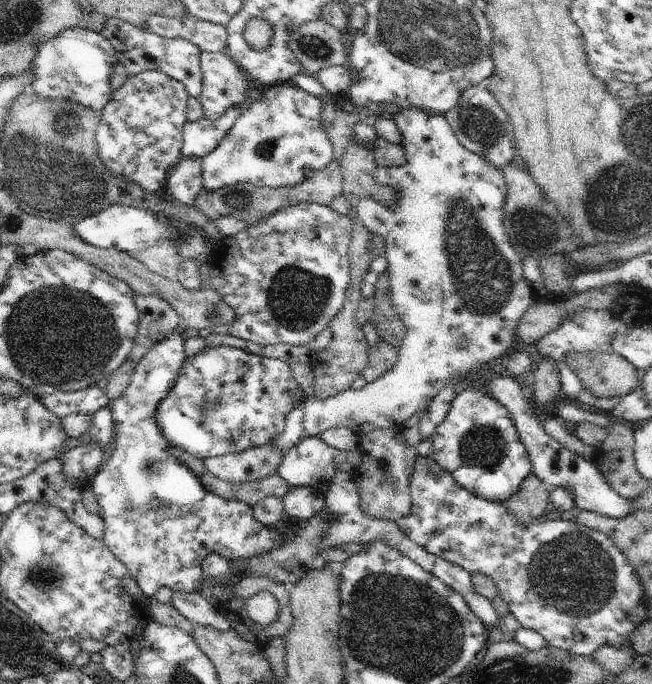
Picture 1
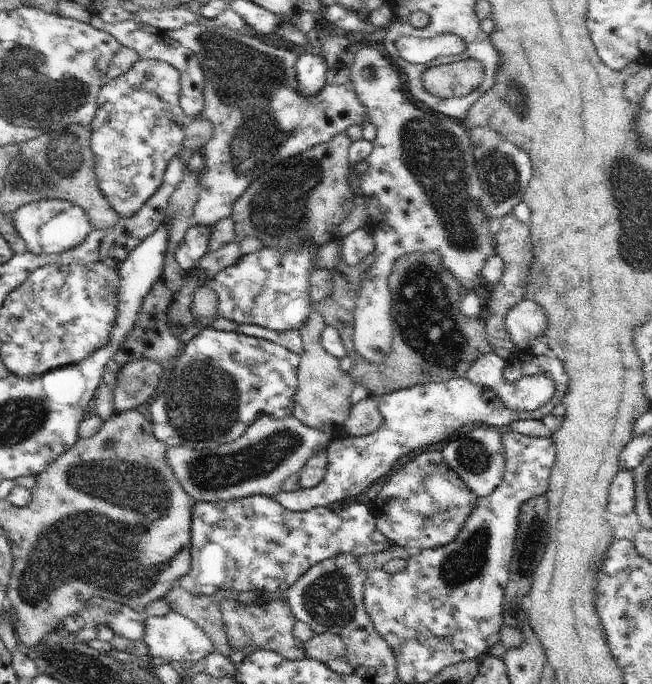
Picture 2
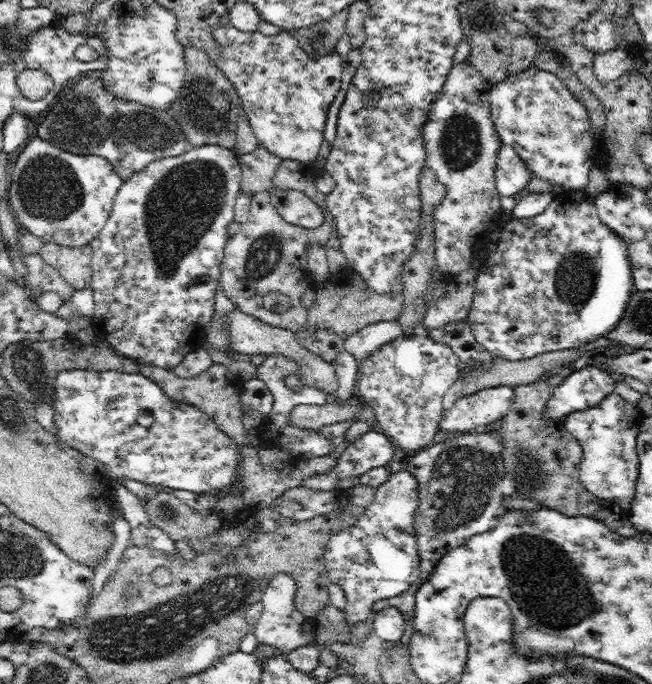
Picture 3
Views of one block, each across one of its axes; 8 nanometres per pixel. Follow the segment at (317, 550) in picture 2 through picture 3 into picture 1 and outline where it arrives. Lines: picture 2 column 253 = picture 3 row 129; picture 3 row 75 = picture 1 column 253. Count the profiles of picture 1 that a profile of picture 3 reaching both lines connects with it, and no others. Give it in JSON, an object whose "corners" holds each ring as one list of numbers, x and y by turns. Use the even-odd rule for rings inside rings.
{"corners":[[182,329,176,330,168,338,156,342,154,348,134,368,130,384,124,390,124,394,107,404,114,416,116,449,90,484,102,508,100,515,105,524,102,542,130,570,140,592,148,598,154,597,164,586,168,586,174,592,200,591,204,582,202,562,210,554,219,554,230,562,238,559,250,560,254,556,274,552,284,542,288,542,284,534,276,528,258,522,254,518,252,506,248,506,242,500,228,500,224,496,206,490,190,467,168,452,170,444,166,442,166,438,158,428,156,412,162,400,174,388,178,372,187,358,181,331]]}

